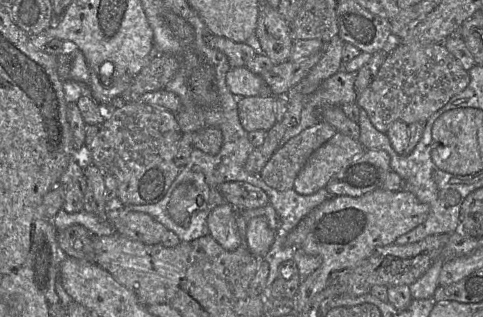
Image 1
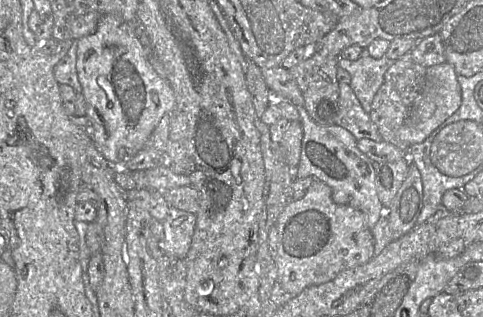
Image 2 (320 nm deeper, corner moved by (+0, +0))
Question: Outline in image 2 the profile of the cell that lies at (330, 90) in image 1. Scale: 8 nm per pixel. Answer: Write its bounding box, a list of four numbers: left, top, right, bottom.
[338,48,396,112]

